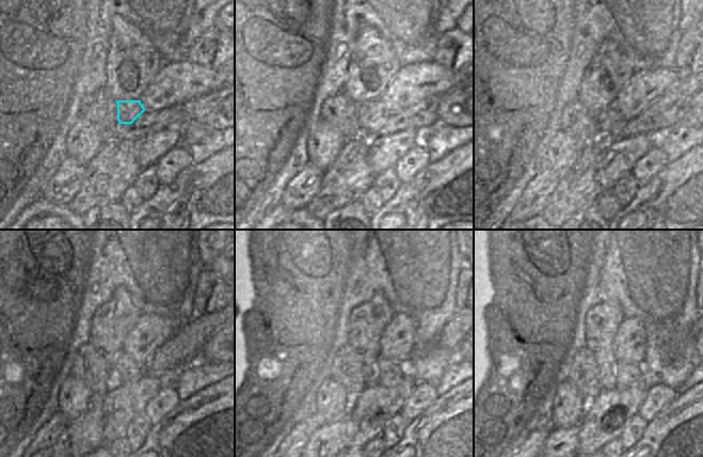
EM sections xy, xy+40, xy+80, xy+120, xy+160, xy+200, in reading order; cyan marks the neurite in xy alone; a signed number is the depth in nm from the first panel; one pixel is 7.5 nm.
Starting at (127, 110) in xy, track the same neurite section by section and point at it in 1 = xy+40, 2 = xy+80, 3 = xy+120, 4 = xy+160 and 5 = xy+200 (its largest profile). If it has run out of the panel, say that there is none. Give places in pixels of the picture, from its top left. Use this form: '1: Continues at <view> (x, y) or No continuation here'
1: Continues at xy+40 (367, 112)
2: Continues at xy+80 (605, 119)
3: Continues at xy+120 (125, 368)
4: Continues at xy+160 (389, 373)
5: Continues at xy+200 (627, 374).

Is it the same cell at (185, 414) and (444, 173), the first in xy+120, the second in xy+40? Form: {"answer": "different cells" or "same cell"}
{"answer": "same cell"}

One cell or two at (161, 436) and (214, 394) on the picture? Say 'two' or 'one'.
one

